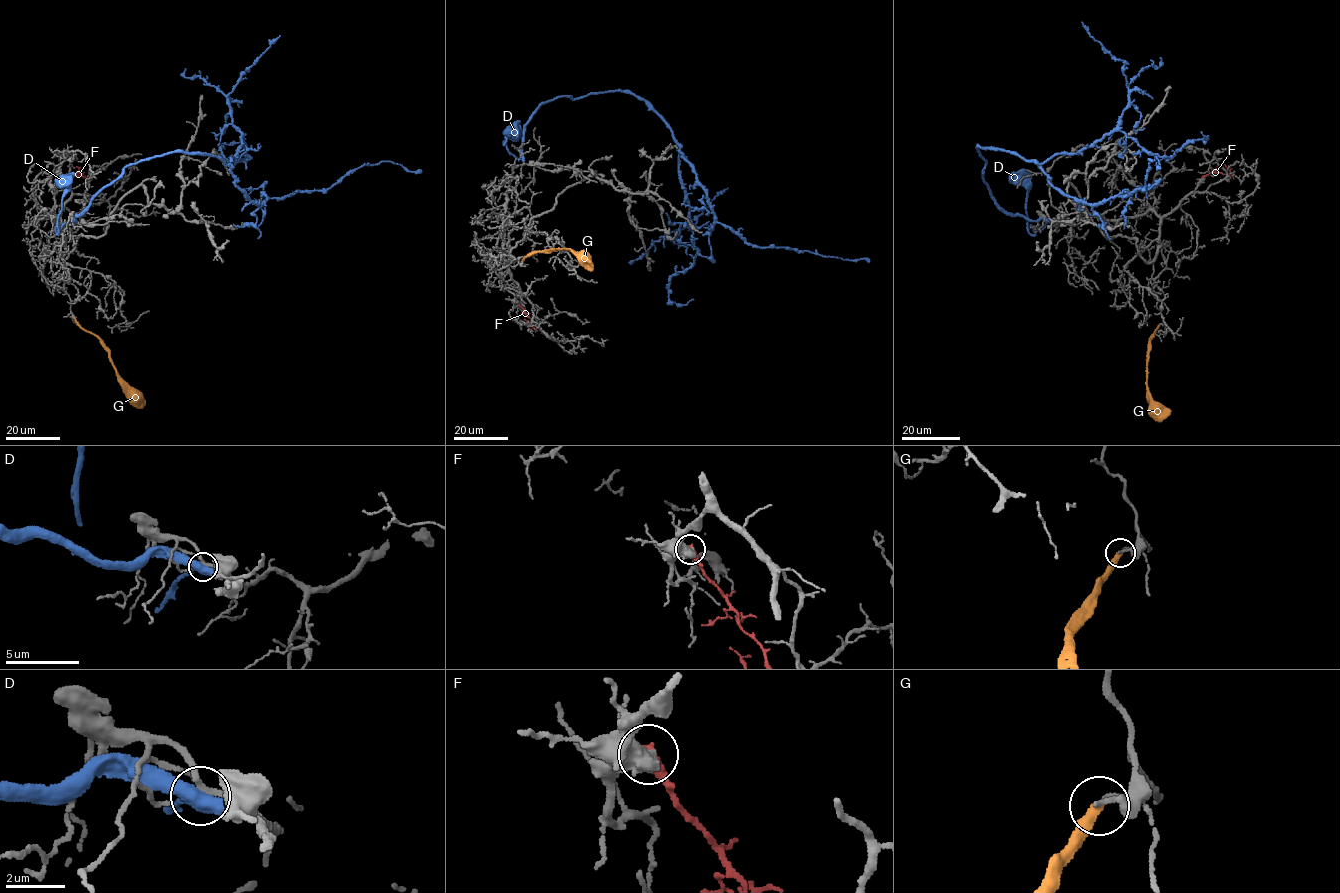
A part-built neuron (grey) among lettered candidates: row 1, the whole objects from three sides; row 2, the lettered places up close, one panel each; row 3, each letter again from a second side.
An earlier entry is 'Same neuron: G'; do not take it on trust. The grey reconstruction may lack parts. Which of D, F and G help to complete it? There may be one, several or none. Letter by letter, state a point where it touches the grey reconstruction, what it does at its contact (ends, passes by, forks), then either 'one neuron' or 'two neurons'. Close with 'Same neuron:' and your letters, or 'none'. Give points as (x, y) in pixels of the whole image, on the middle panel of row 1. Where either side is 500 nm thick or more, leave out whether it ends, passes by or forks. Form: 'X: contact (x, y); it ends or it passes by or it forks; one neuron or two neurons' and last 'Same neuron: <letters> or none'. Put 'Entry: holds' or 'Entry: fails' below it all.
D: contact (523, 159); two neurons
F: contact (517, 301); it ends; two neurons
G: contact (522, 261); it ends; two neurons
Same neuron: none
Entry: fails

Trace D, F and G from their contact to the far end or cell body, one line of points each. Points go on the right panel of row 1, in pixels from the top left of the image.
D: (1050, 221), (996, 203), (978, 147), (1014, 152), (1089, 204), (1145, 188), (1155, 157), (1161, 168)
F: (1203, 176), (1211, 172), (1228, 174), (1230, 170), (1222, 162)
G: (1160, 324), (1148, 344), (1147, 394), (1150, 410), (1161, 421)

